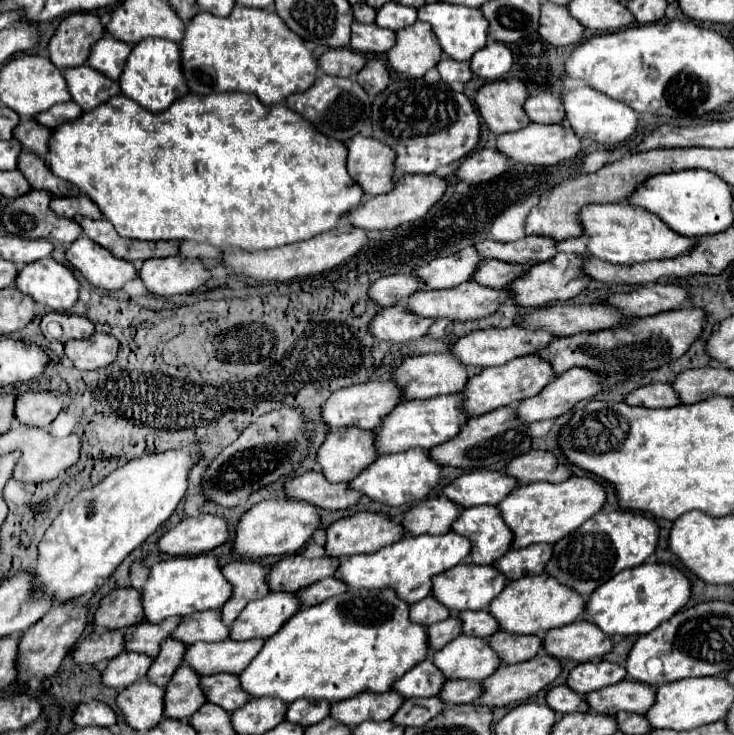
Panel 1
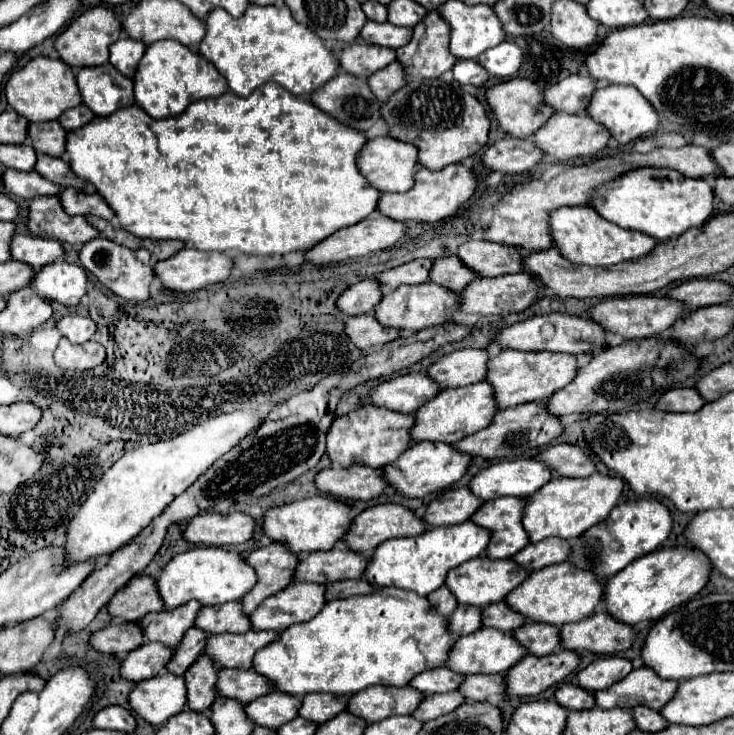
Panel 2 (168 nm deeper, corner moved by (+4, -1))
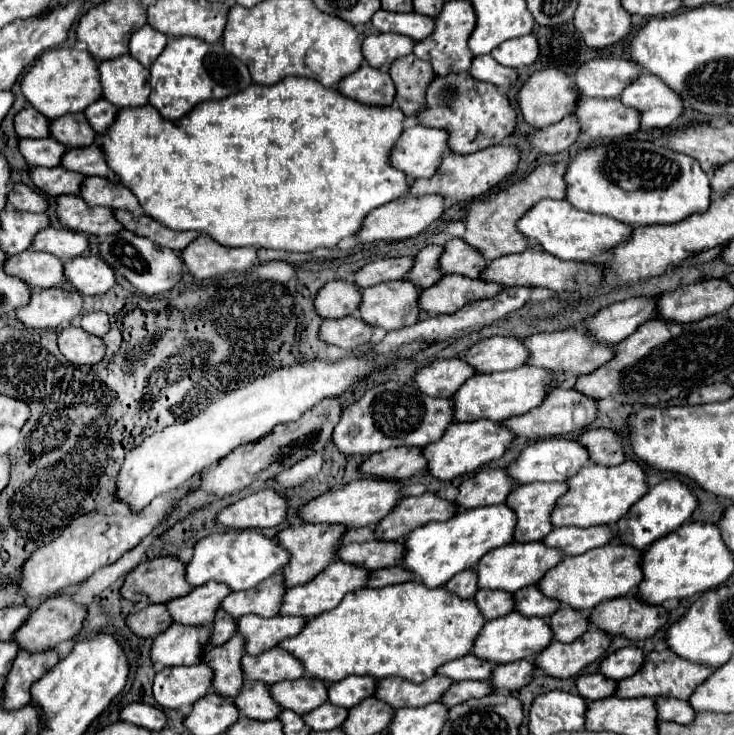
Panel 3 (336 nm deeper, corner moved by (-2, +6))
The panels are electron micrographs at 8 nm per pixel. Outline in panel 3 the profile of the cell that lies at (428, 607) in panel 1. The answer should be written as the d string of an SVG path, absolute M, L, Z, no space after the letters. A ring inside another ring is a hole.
M461 571L459 575L455 575L455 579L451 579L451 583L445 583L445 589L449 589L451 593L463 597L463 599L471 599L477 593L477 573L473 571Z

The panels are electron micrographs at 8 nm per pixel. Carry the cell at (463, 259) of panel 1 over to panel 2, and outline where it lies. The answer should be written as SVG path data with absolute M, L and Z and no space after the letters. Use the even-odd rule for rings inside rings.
M417 258L413 262L403 264L403 266L385 270L377 280L387 290L395 290L395 288L399 288L403 284L409 284L409 286L423 284L423 282L429 282L431 266L433 266L433 260L429 260L429 258Z

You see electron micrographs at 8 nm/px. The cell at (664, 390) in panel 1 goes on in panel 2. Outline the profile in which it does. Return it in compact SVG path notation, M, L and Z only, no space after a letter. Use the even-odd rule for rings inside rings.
M675 388L661 394L657 408L665 412L695 412L705 404L703 398L693 388Z

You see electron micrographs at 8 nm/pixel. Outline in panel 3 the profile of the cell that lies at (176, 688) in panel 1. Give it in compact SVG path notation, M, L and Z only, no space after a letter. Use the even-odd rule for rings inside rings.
M241 633L233 635L225 645L209 645L205 649L203 661L209 663L215 671L213 691L221 693L223 697L235 699L243 687L243 669L241 657L245 655L245 637Z

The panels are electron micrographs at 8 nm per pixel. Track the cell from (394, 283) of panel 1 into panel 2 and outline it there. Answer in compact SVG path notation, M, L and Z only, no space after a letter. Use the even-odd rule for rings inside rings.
M361 280L341 294L341 298L337 300L337 306L347 316L371 314L375 312L375 306L377 302L381 302L383 294L385 292L377 280Z

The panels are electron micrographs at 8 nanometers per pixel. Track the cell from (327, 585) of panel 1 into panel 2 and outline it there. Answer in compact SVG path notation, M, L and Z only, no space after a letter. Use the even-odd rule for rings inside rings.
M361 578L361 580L341 580L341 582L333 582L327 584L325 588L325 600L337 600L337 598L349 598L355 594L369 594L373 588Z

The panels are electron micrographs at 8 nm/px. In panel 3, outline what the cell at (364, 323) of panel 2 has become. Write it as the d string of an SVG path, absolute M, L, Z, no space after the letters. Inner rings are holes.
M359 317L325 319L319 329L319 339L343 349L359 349L371 341L373 327L367 327Z

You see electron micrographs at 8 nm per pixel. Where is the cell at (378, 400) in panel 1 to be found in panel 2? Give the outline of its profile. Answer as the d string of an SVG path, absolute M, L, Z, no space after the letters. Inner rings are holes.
M423 372L393 376L371 390L369 404L401 414L413 414L417 406L425 404L437 392L437 384Z

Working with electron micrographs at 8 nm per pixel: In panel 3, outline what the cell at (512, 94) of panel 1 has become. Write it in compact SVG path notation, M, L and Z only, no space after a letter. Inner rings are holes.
M541 69L537 73L533 73L525 85L519 91L519 109L523 113L523 119L531 125L531 127L549 127L557 121L561 121L565 115L569 115L571 111L575 111L579 99L579 91L573 83L573 79L569 79L563 71L559 69Z

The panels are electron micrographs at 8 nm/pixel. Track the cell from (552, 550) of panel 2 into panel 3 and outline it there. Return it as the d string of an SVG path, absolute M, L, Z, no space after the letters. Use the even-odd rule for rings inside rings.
M593 525L585 529L557 527L551 531L551 535L545 537L545 543L549 543L549 547L559 547L565 555L579 555L589 549L603 547L611 541L615 541L615 533L607 525Z

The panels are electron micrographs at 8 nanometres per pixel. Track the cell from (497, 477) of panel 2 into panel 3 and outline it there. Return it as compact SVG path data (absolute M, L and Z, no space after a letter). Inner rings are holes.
M551 437L551 439L531 443L527 449L523 449L523 453L517 459L517 465L509 465L507 471L513 479L517 479L517 483L567 481L589 461L591 461L589 451L581 443L577 443L575 439L555 439L555 437Z

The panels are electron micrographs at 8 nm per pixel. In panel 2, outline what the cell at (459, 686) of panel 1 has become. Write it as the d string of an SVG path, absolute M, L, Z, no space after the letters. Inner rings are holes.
M475 674L475 676L465 676L461 686L457 688L465 700L471 702L483 702L491 696L501 696L505 690L503 674Z

